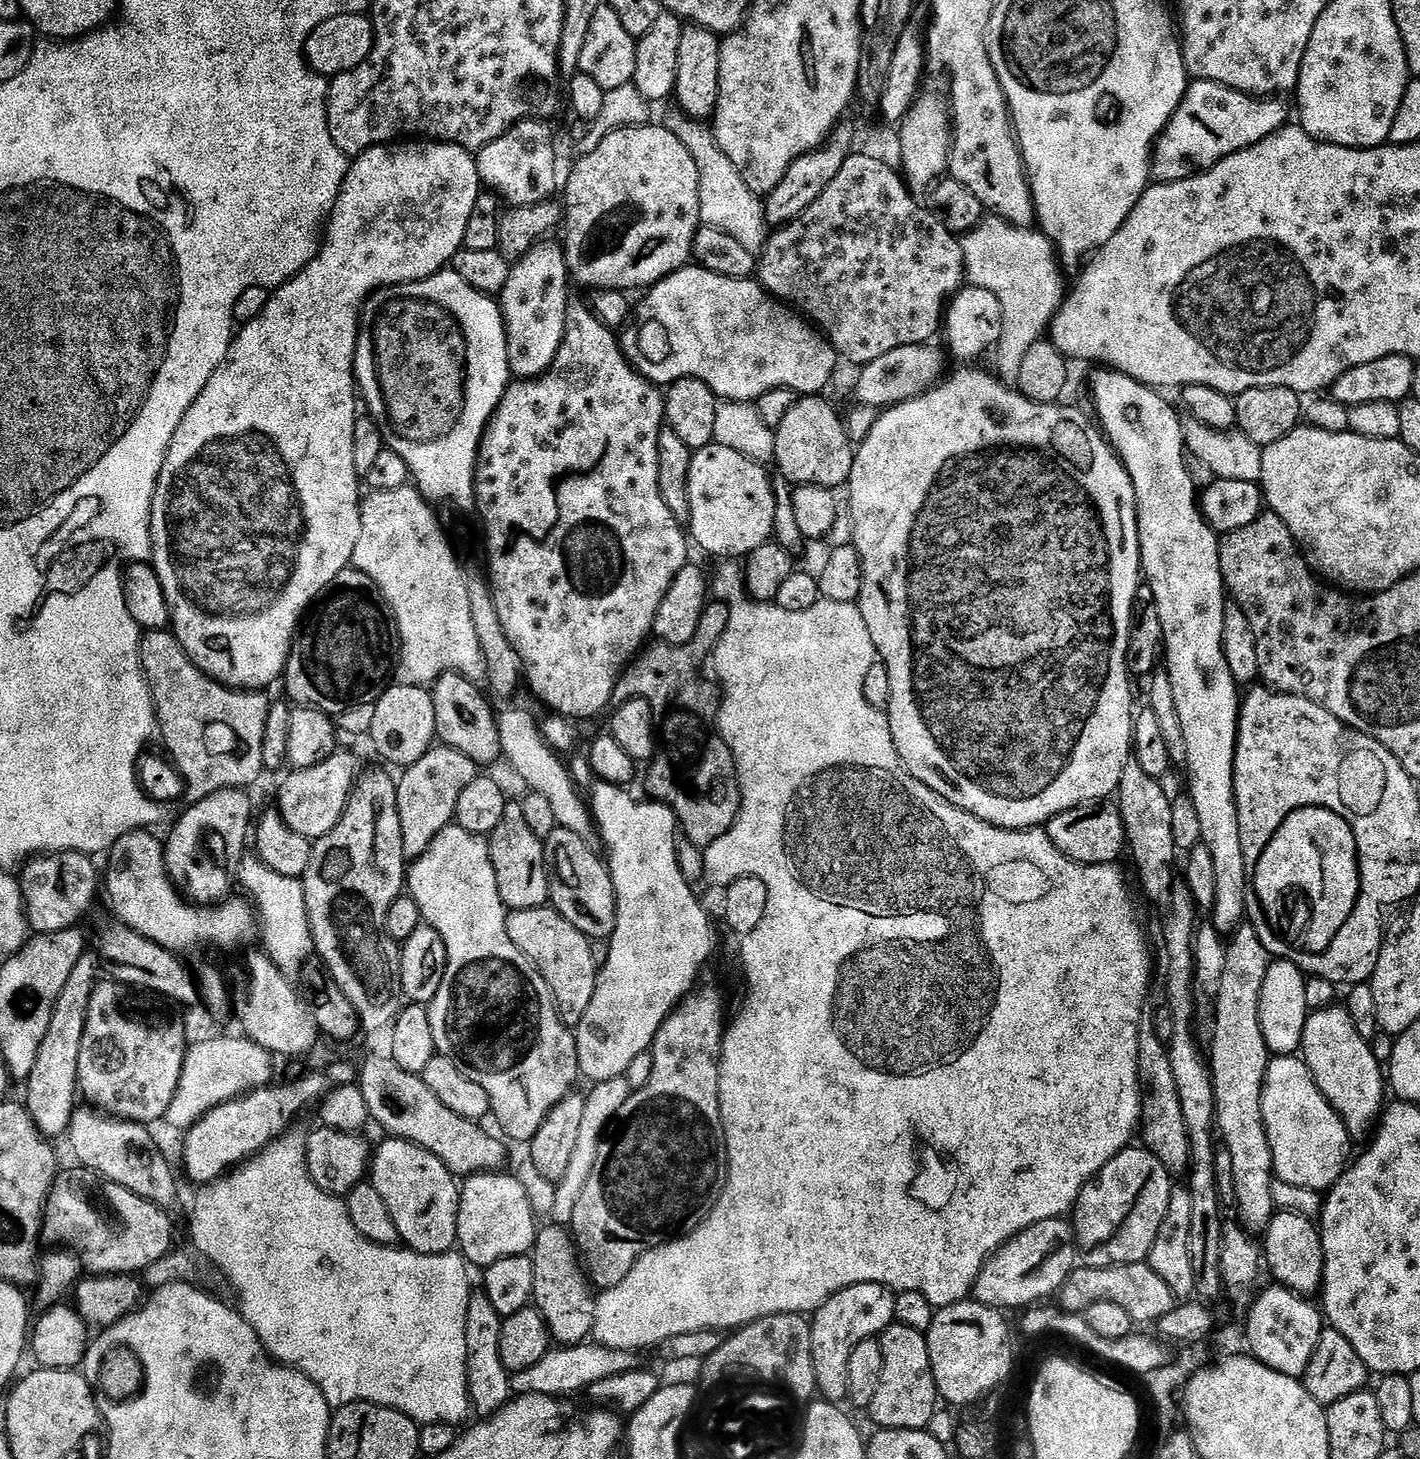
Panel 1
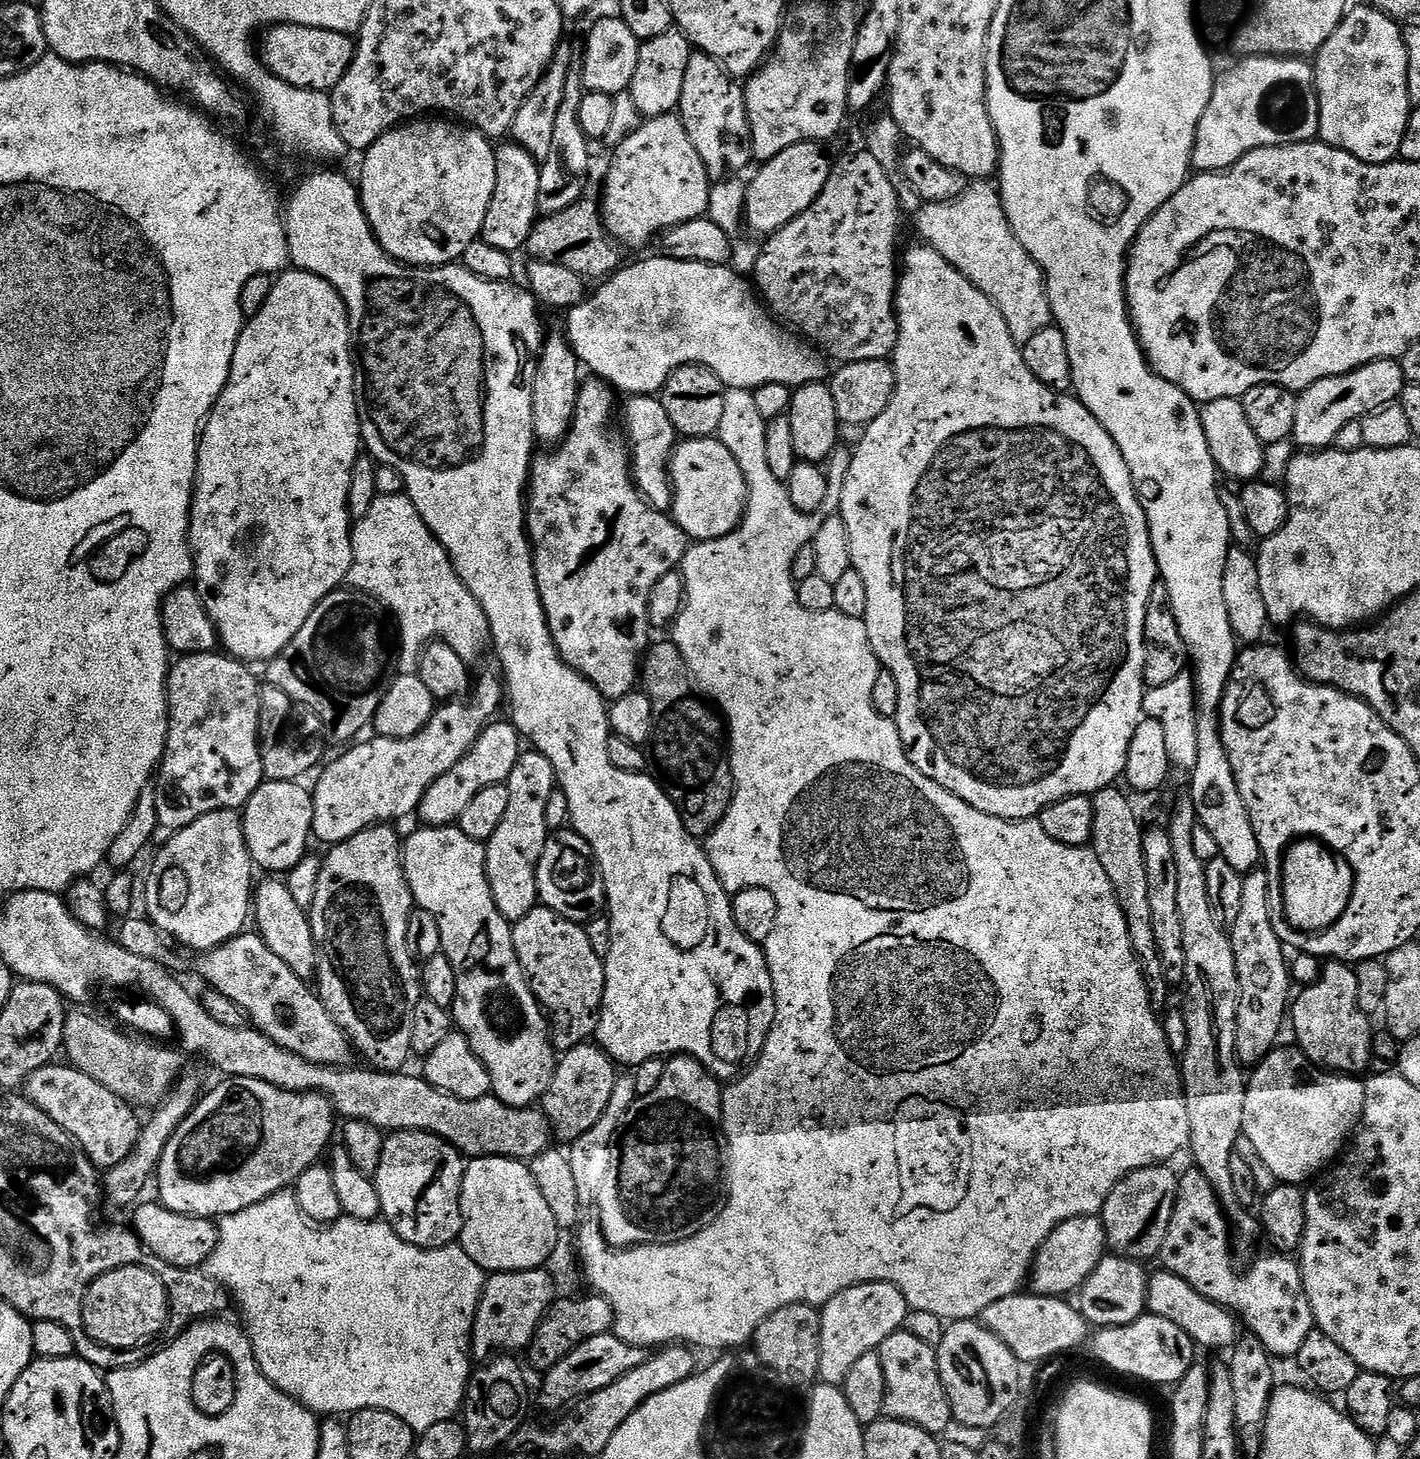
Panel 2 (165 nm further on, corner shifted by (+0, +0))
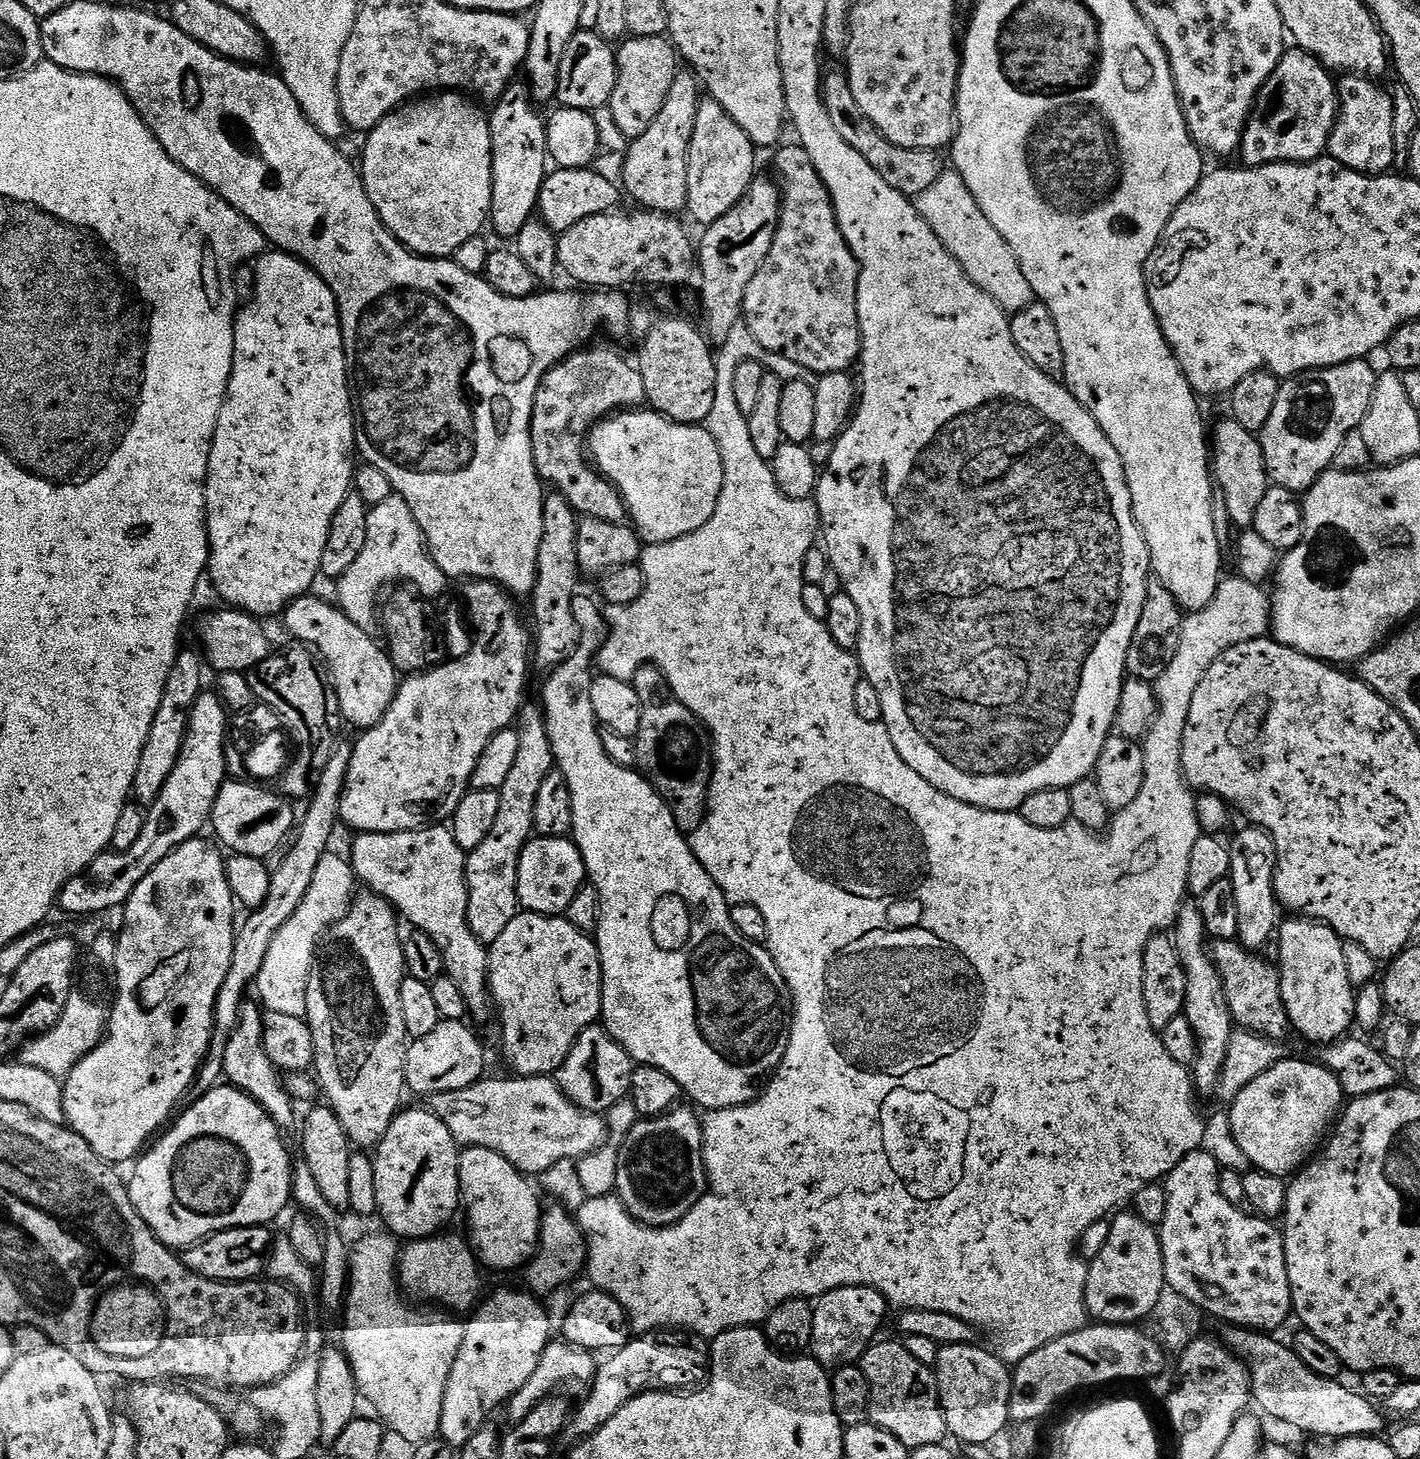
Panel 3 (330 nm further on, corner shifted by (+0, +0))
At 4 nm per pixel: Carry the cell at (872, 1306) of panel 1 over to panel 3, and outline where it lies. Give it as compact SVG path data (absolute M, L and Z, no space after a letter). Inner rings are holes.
M839 1288L827 1292L815 1301L814 1334L812 1335L811 1355L829 1370L856 1364L863 1357L866 1349L871 1348L880 1327L884 1324L884 1315L890 1312L890 1305L884 1293L876 1288Z

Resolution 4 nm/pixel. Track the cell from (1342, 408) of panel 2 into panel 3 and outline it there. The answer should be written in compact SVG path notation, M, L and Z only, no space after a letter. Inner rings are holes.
M1367 359L1351 360L1338 366L1316 368L1313 372L1300 372L1296 376L1287 377L1281 383L1278 402L1274 402L1270 422L1266 422L1264 429L1258 433L1258 439L1264 451L1268 478L1275 487L1303 494L1310 486L1314 486L1314 482L1323 472L1327 472L1335 465L1338 446L1342 446L1346 434L1359 429L1374 398L1378 372L1368 363Z

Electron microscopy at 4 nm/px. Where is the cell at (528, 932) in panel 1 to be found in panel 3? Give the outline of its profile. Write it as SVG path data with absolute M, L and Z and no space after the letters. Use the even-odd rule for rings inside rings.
M517 911L510 926L488 948L488 991L498 1016L500 1012L500 1040L513 1073L517 1077L559 1073L576 1039L601 1019L602 966L596 941L564 916Z

